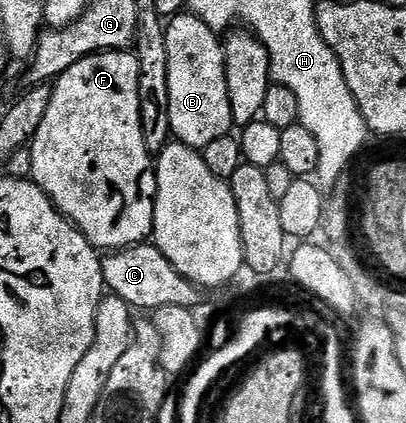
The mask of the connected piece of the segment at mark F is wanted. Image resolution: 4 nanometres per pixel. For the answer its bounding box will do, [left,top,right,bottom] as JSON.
[30,50,157,252]

